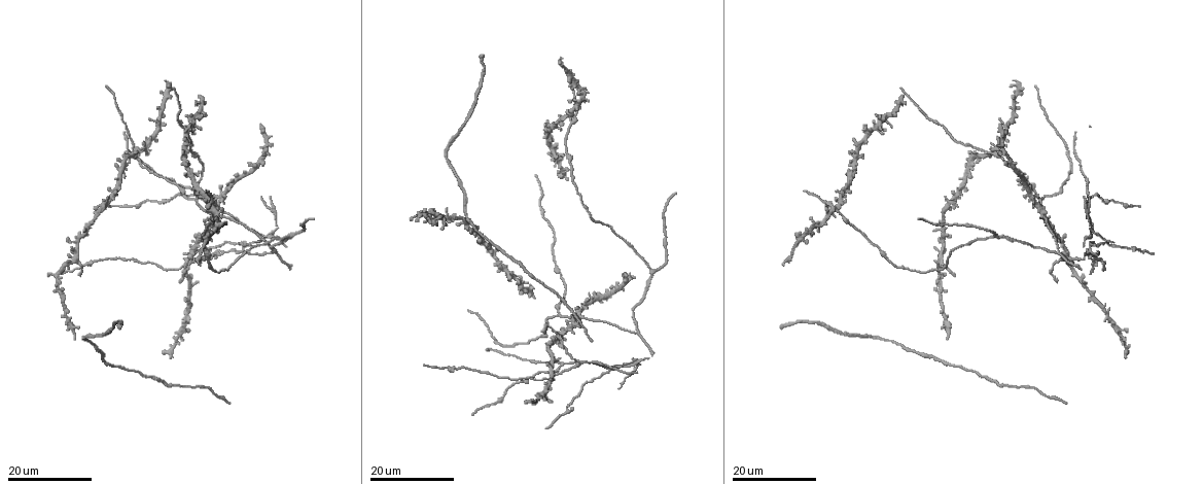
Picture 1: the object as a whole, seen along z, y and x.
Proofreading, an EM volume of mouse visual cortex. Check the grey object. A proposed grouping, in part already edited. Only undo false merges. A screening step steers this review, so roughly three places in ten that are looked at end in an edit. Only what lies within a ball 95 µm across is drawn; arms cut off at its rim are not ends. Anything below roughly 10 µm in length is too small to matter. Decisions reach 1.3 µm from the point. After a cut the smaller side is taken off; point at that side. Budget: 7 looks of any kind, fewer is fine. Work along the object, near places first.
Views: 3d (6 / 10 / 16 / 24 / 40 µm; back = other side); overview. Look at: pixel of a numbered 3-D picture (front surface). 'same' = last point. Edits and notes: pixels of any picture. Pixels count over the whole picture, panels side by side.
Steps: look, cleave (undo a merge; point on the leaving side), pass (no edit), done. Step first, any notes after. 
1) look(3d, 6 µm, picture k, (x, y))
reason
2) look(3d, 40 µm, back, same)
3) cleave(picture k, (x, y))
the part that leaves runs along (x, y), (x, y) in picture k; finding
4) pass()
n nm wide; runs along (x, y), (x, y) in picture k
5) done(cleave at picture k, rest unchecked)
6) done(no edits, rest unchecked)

look(3d, 16 µm, picture 1, (521, 381))
calibre changes

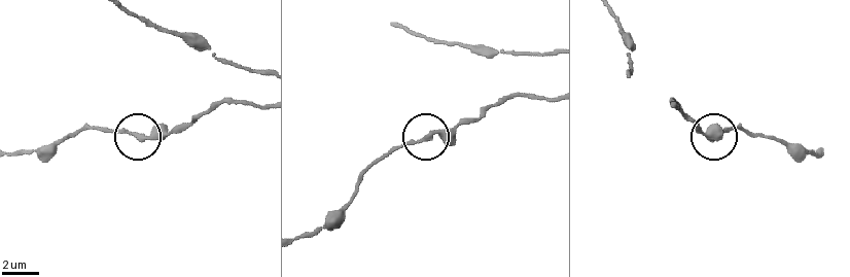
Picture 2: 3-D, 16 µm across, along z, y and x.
look(3d, 6 µm, picture 2, (428, 135))
zoom in

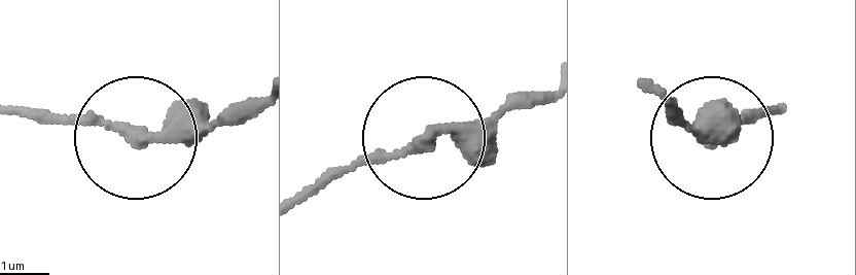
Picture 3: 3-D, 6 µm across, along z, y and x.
pass()
runs along (258, 97), (161, 138), (29, 113) in picture 3; all the same neuron

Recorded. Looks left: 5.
look(3d, 16 µm, picture 1, (562, 365))

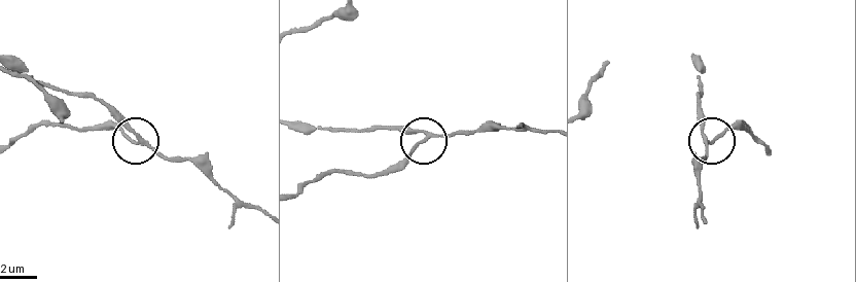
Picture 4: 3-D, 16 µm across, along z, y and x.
look(3d, 6 µm, picture 4, (141, 142))
closer look

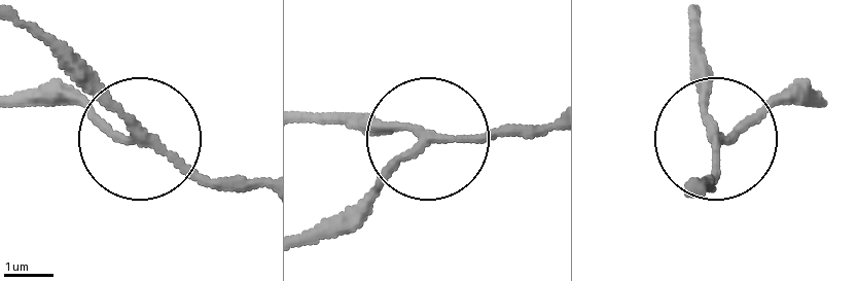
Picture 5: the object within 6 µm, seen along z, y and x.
pass()
side arm 29 µm; runs along (308, 124), (405, 124), (422, 136), (348, 217) in picture 5; continuous, no second neuron

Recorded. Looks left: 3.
look(3d, 16 µm, picture 1, (1039, 199))
a fork

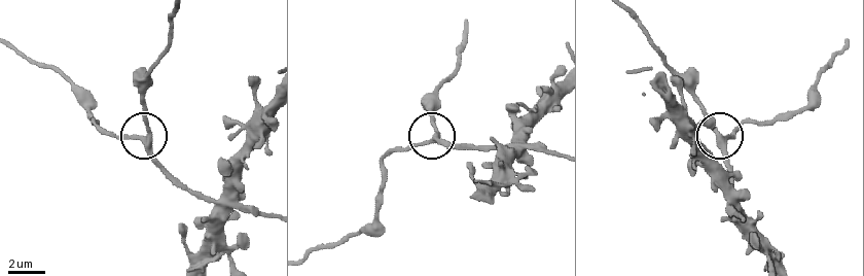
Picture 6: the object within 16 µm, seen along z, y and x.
look(3d, 6 µm, picture 6, (726, 141))

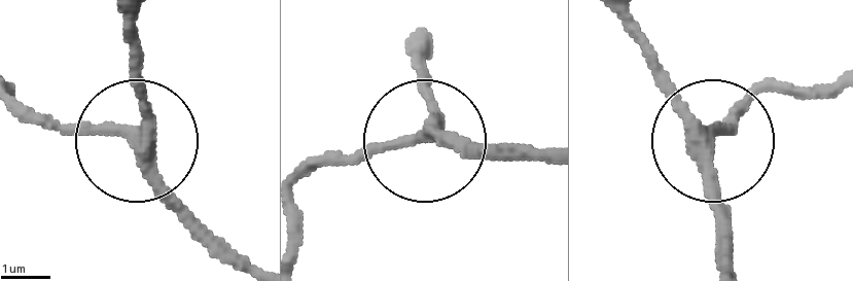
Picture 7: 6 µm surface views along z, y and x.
pass()
3 arms; all the same neuron

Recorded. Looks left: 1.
done(no edits, rest unchecked)

